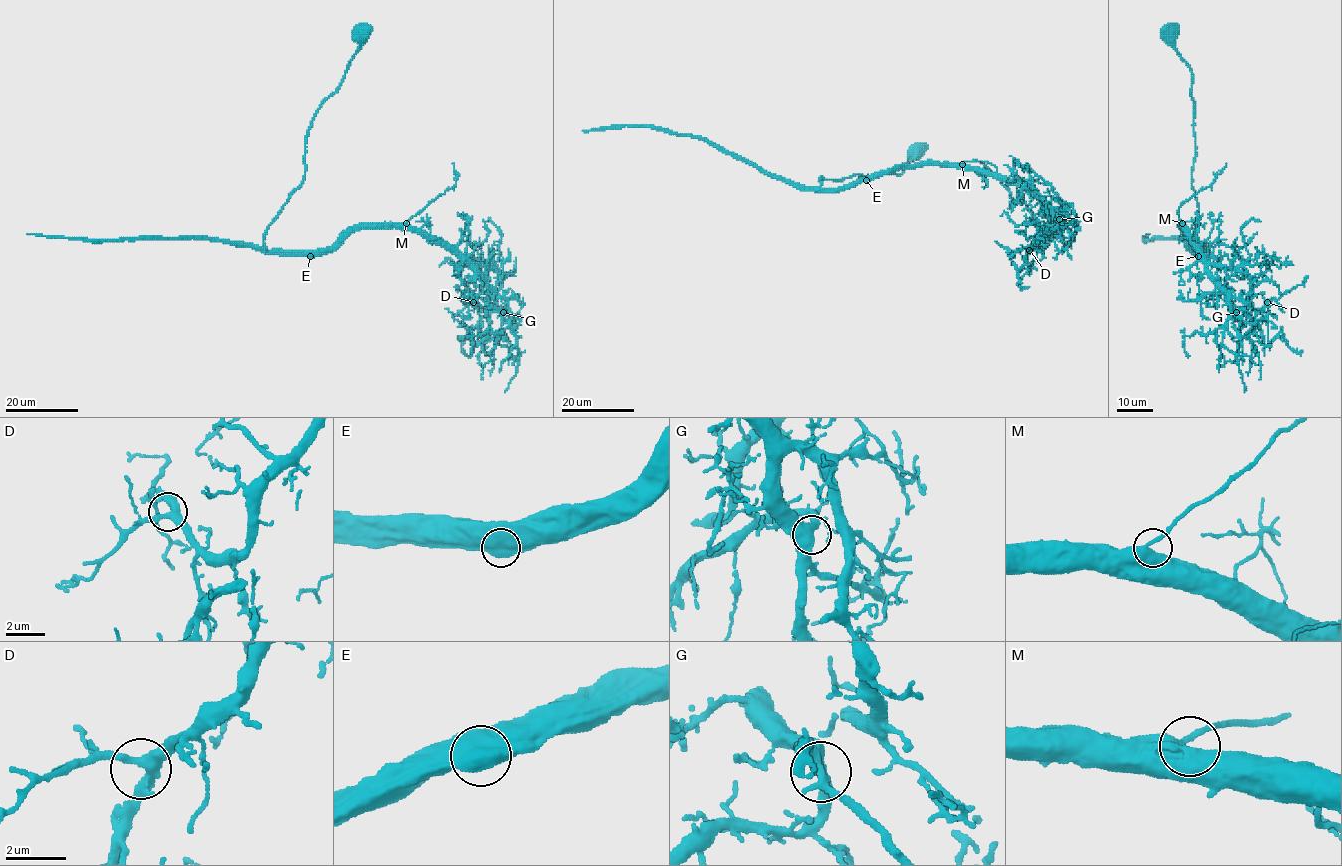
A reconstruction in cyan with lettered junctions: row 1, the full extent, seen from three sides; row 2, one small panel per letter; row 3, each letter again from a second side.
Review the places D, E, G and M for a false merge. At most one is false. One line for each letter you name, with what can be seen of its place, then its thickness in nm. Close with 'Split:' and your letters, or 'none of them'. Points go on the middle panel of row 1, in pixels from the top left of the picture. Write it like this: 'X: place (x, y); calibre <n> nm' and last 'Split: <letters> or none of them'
Split: none of them

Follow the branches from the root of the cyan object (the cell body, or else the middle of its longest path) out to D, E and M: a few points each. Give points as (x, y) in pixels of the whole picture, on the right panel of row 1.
D: (1169, 34), (1192, 75), (1195, 236), (1206, 252), (1185, 236), (1247, 277), (1255, 309), (1267, 302)
E: (1169, 34), (1169, 44), (1192, 75), (1195, 136), (1192, 188), (1198, 206), (1195, 236), (1206, 251), (1197, 256)
M: (1169, 34), (1169, 44), (1192, 75), (1195, 236), (1206, 252), (1190, 247), (1182, 223)

